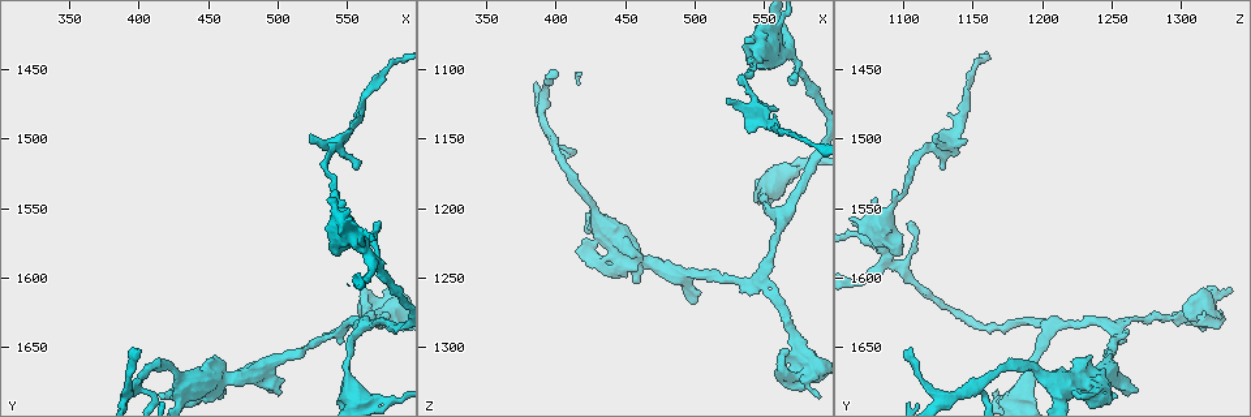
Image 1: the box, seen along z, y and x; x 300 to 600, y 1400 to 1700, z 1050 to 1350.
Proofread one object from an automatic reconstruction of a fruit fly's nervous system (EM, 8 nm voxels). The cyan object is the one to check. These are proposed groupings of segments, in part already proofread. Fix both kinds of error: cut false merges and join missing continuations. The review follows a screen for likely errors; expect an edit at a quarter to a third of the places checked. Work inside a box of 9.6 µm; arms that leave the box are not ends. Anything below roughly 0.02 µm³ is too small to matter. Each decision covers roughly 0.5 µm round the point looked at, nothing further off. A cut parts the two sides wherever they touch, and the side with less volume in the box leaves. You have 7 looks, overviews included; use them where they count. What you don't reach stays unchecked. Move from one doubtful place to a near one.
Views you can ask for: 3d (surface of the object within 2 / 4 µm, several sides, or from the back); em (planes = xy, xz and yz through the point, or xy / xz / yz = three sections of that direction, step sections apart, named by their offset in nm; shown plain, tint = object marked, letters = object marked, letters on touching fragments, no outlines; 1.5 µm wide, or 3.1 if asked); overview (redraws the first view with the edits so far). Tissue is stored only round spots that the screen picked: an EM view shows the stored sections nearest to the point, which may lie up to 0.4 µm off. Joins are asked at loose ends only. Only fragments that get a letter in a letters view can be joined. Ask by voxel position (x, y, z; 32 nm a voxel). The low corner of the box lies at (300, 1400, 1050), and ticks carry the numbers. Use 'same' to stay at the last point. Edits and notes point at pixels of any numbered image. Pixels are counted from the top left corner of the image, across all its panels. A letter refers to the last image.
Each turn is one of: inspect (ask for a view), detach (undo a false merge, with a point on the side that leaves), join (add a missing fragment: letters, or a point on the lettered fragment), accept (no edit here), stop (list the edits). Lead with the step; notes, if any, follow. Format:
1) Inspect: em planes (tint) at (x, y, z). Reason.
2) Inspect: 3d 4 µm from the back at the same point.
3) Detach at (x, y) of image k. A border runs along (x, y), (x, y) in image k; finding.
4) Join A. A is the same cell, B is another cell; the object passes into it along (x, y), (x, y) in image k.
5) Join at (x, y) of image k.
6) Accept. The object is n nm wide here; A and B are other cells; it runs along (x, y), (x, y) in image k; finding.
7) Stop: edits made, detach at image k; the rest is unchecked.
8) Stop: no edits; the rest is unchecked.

Inspect: em planes (tint) at (552, 1632, 1246). Narrows sharply.

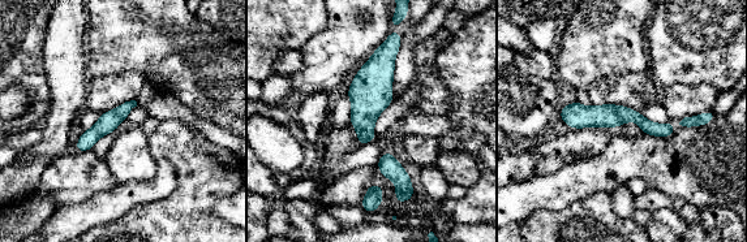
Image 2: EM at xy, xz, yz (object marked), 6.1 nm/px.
Inspect: em planes (letters) at the same point.

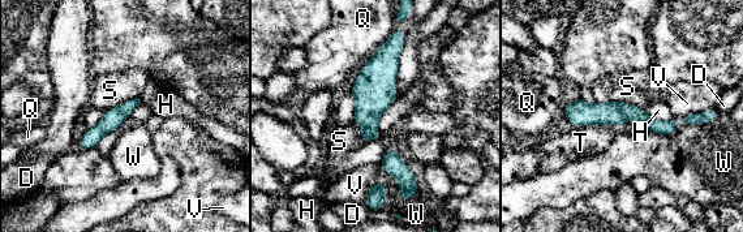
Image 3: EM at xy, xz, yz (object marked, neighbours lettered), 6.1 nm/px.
Accept. The object is 130 nm wide here; D, H, Q, S, T, V and W are other cells; it runs along (567, 108), (675, 124) in image 3; one neuron here.

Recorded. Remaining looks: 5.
Inspect: 3d 4 µm at (524, 1496, 1124). An open end.

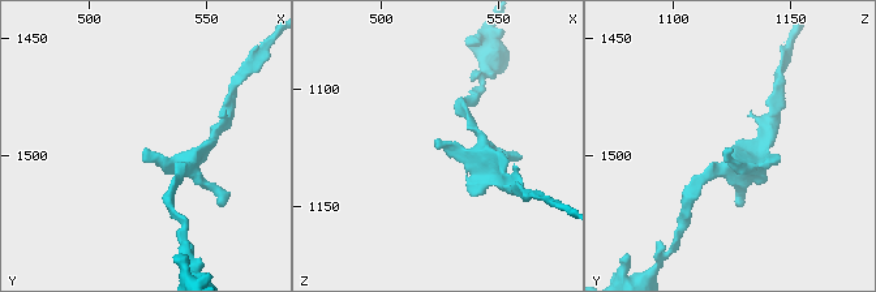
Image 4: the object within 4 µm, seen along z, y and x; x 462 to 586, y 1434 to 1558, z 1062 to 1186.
Inspect: em xz step 4 (tint) at (524, 1497, 1125). Need the tissue.

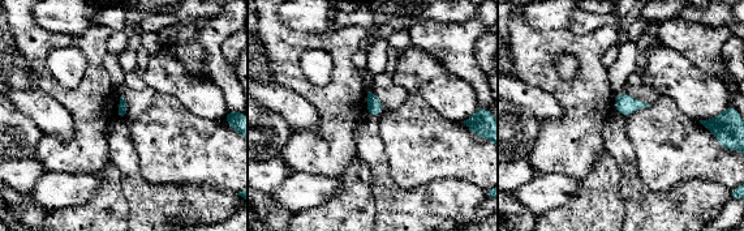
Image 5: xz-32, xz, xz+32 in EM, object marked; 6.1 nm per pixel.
Inspect: em planes (letters) at the same point.

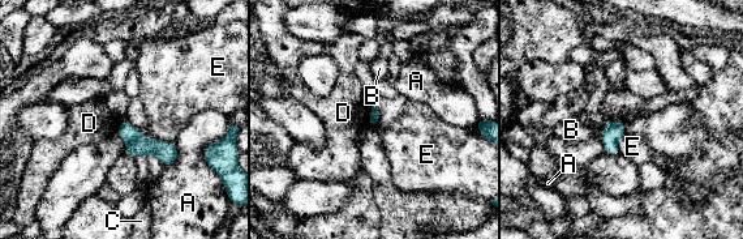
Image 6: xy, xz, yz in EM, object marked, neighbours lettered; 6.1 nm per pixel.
Accept. A, B, C, D and E are other cells; none of them fits.

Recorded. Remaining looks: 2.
Stop: no edits; the rest is unchecked.

